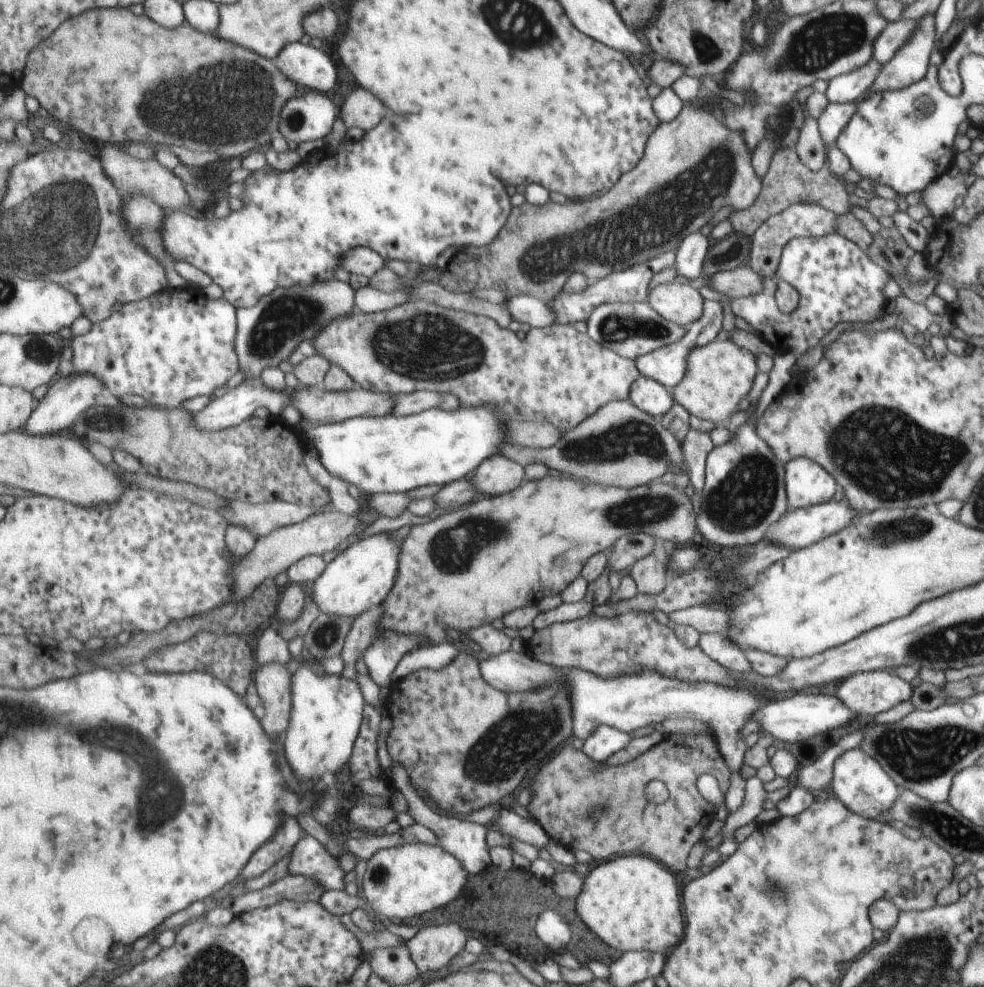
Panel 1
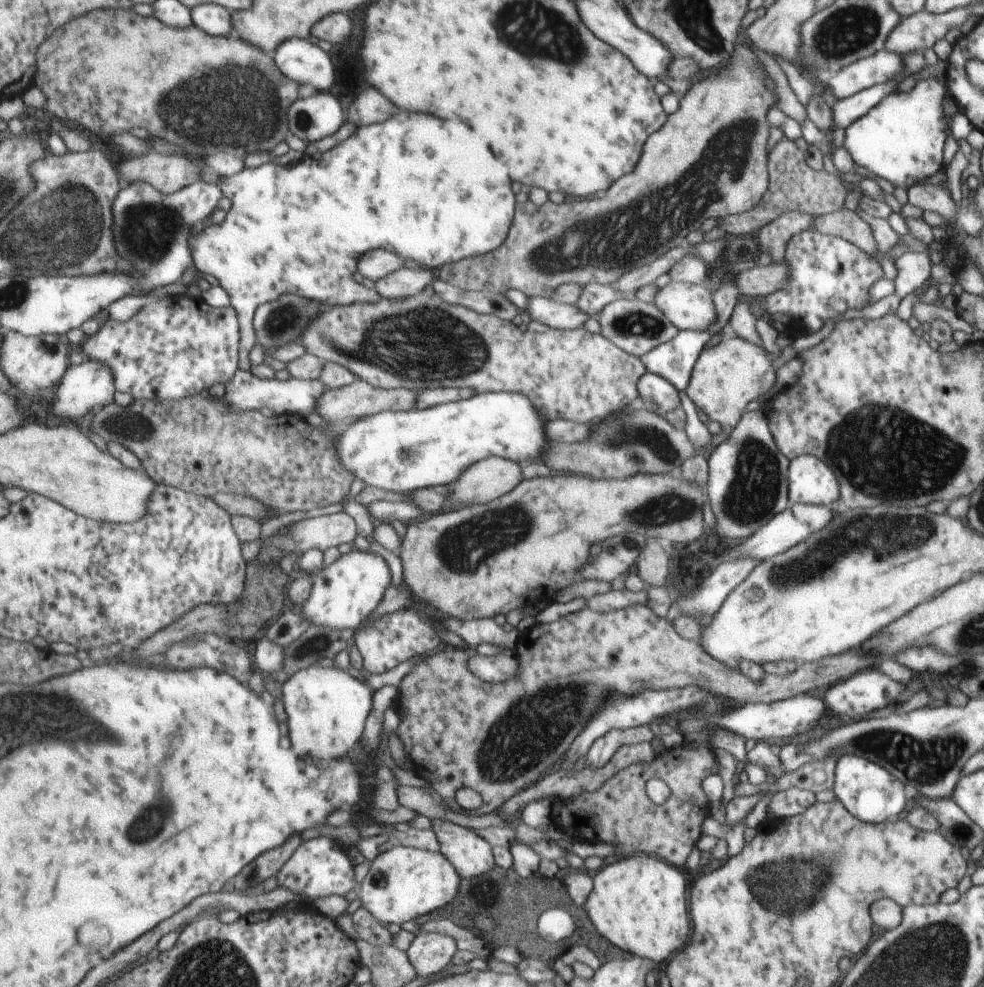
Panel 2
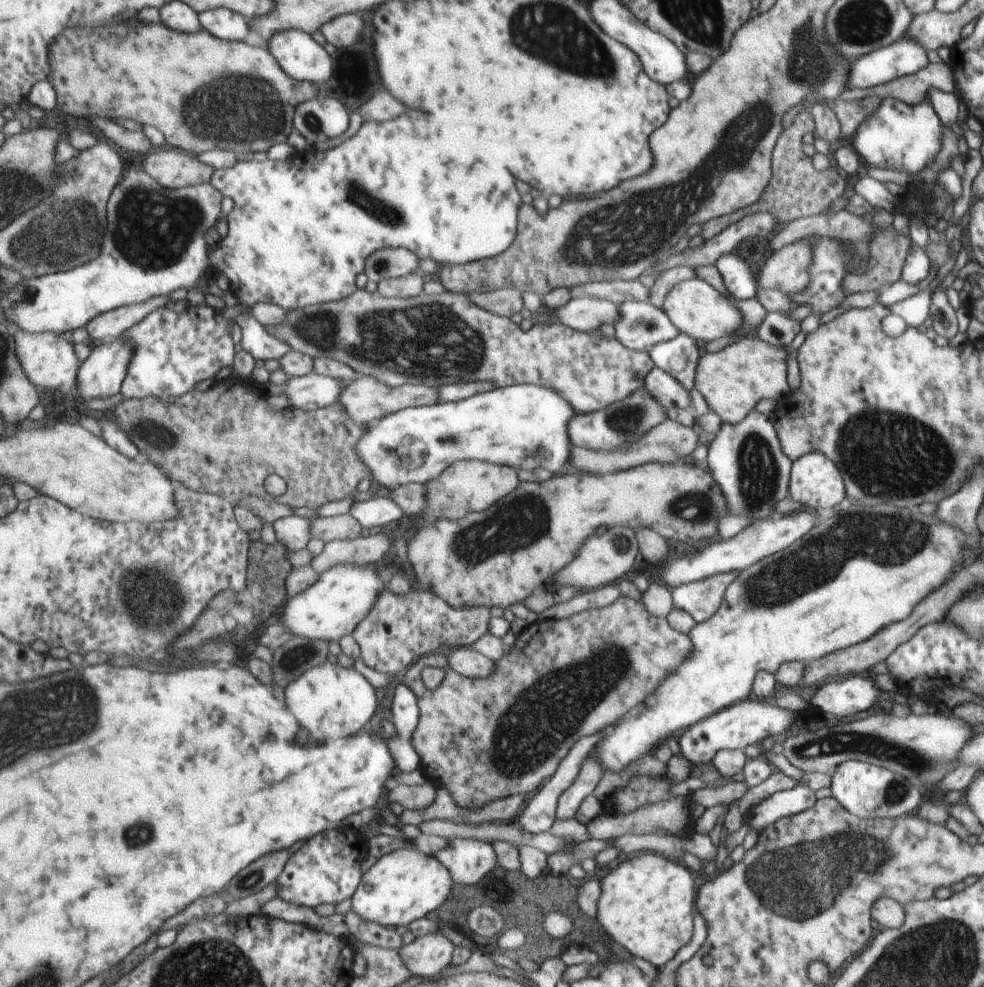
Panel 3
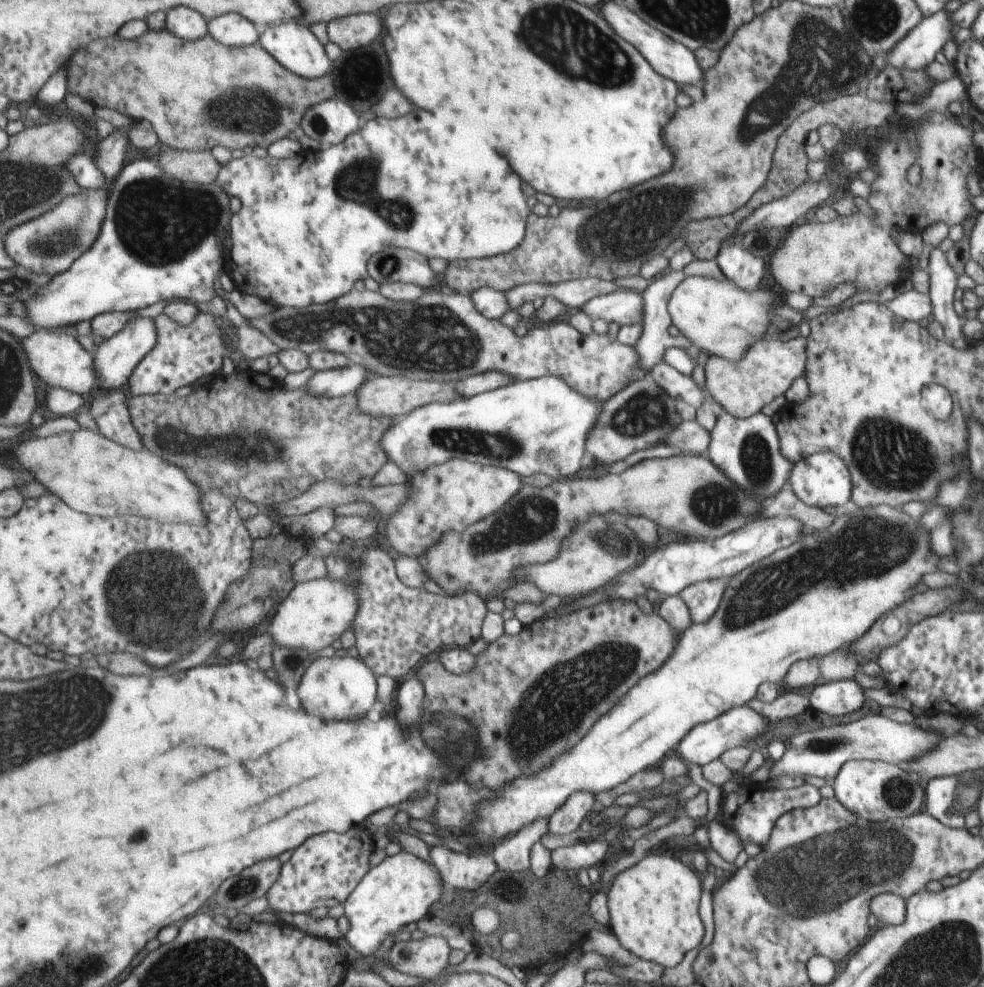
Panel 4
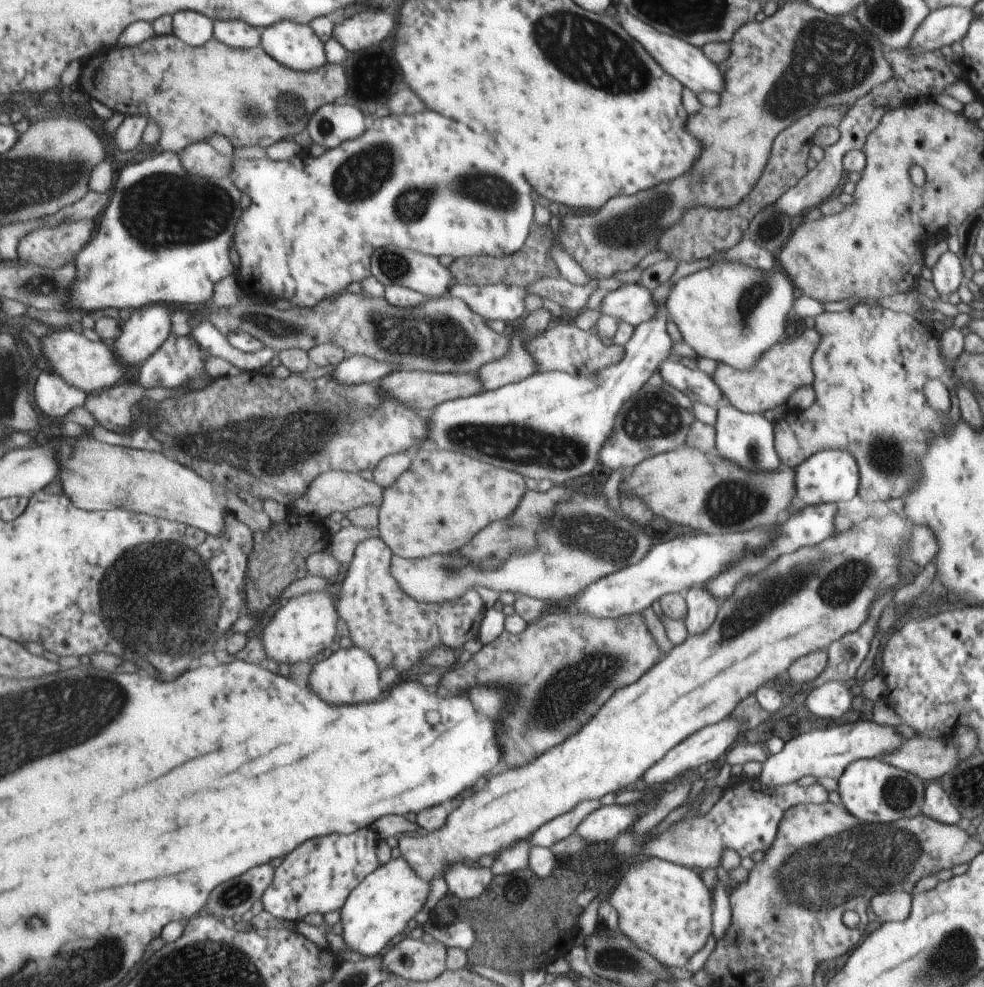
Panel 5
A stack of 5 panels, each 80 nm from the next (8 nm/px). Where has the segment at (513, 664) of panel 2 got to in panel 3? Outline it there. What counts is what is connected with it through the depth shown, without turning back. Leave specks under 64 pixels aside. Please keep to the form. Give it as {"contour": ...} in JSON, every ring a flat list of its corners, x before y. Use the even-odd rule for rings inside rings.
{"contour":[[456,647,446,651,447,666,461,676,482,678,493,672,493,661,471,647]]}

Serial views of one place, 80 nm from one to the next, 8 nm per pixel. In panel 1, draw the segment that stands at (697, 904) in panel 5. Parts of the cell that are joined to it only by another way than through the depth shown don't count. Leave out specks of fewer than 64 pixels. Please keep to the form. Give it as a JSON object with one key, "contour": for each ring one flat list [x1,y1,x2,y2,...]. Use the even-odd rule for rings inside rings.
{"contour":[[629,854,607,860,586,873,581,892,575,900,575,914,587,928,619,952,649,951,669,954,673,944,685,936,679,892,673,876,657,861]]}

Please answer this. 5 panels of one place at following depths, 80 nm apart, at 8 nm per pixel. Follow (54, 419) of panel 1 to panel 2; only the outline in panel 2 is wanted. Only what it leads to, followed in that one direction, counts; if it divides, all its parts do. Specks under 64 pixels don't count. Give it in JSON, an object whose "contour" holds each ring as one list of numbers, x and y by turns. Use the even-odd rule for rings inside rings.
{"contour":[[84,360,81,364,73,366,65,376,64,382,59,384,56,390,50,392,55,396,51,403,53,414,57,418,69,418,71,422,75,422,87,412,111,405,115,402,116,380,117,376,113,368,109,368,109,364,101,360]]}

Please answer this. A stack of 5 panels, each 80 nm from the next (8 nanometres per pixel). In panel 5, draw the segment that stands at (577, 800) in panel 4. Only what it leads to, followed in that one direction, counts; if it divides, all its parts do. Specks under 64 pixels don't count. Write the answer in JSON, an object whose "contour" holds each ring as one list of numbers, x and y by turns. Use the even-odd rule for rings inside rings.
{"contour":[[580,800,561,816,556,816,542,824,529,838,530,848,534,846,549,847,561,838,569,836,576,829,576,826,590,813,597,810,600,806,598,800]]}

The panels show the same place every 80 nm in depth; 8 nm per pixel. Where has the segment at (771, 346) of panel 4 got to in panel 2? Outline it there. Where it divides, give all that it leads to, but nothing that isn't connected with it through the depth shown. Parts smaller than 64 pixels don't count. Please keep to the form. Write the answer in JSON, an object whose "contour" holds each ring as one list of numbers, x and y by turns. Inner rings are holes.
{"contour":[[730,335,716,343,699,352,687,388,681,395,683,403,689,402,695,411,701,410,708,420,715,420,727,430,740,422,743,404,753,400,753,392,757,396,761,392,766,393,773,386,777,370,771,365,775,357,761,345]]}

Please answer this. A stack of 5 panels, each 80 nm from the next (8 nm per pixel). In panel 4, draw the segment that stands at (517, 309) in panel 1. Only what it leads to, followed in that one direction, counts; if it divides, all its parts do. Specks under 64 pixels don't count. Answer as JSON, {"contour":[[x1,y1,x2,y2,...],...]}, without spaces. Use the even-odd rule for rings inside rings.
{"contour":[[619,290,590,298,578,308,591,322,597,318,619,326,635,324,643,316,640,294,634,290]]}

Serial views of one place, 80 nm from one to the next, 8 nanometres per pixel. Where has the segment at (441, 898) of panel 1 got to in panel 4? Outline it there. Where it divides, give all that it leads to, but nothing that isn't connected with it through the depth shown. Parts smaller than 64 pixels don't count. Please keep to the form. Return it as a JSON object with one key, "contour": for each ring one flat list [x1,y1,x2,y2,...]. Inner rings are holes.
{"contour":[[403,850,396,855,389,854,364,876,360,886,345,902,344,912,352,926,345,940,357,953,375,954,387,936,429,916,431,906,441,900,441,879,440,870,432,860,427,862]]}

